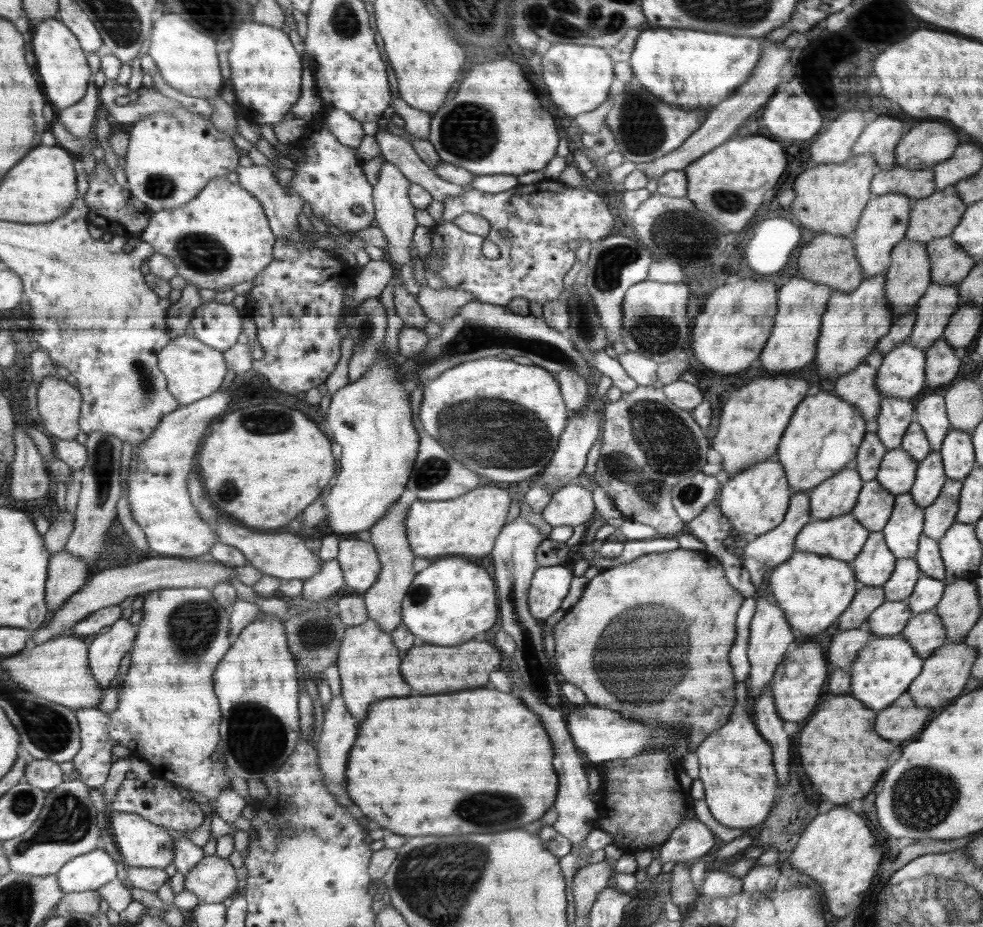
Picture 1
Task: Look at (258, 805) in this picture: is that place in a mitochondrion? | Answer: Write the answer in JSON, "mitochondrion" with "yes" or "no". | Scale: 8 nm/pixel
{"mitochondrion":"no"}

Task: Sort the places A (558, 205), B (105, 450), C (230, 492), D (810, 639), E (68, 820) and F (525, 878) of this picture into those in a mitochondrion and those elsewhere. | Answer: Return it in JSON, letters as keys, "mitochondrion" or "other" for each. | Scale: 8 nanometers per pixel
{"A":"other","B":"mitochondrion","C":"mitochondrion","D":"other","E":"mitochondrion","F":"other"}

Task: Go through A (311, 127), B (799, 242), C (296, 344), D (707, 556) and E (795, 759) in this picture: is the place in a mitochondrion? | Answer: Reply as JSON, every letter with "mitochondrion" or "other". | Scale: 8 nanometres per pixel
{"A":"other","B":"other","C":"other","D":"other","E":"other"}

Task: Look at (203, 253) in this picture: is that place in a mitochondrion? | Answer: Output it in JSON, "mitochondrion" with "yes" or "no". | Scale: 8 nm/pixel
{"mitochondrion":"yes"}

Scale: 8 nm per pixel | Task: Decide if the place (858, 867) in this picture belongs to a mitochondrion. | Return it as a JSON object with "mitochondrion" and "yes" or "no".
{"mitochondrion":"no"}

